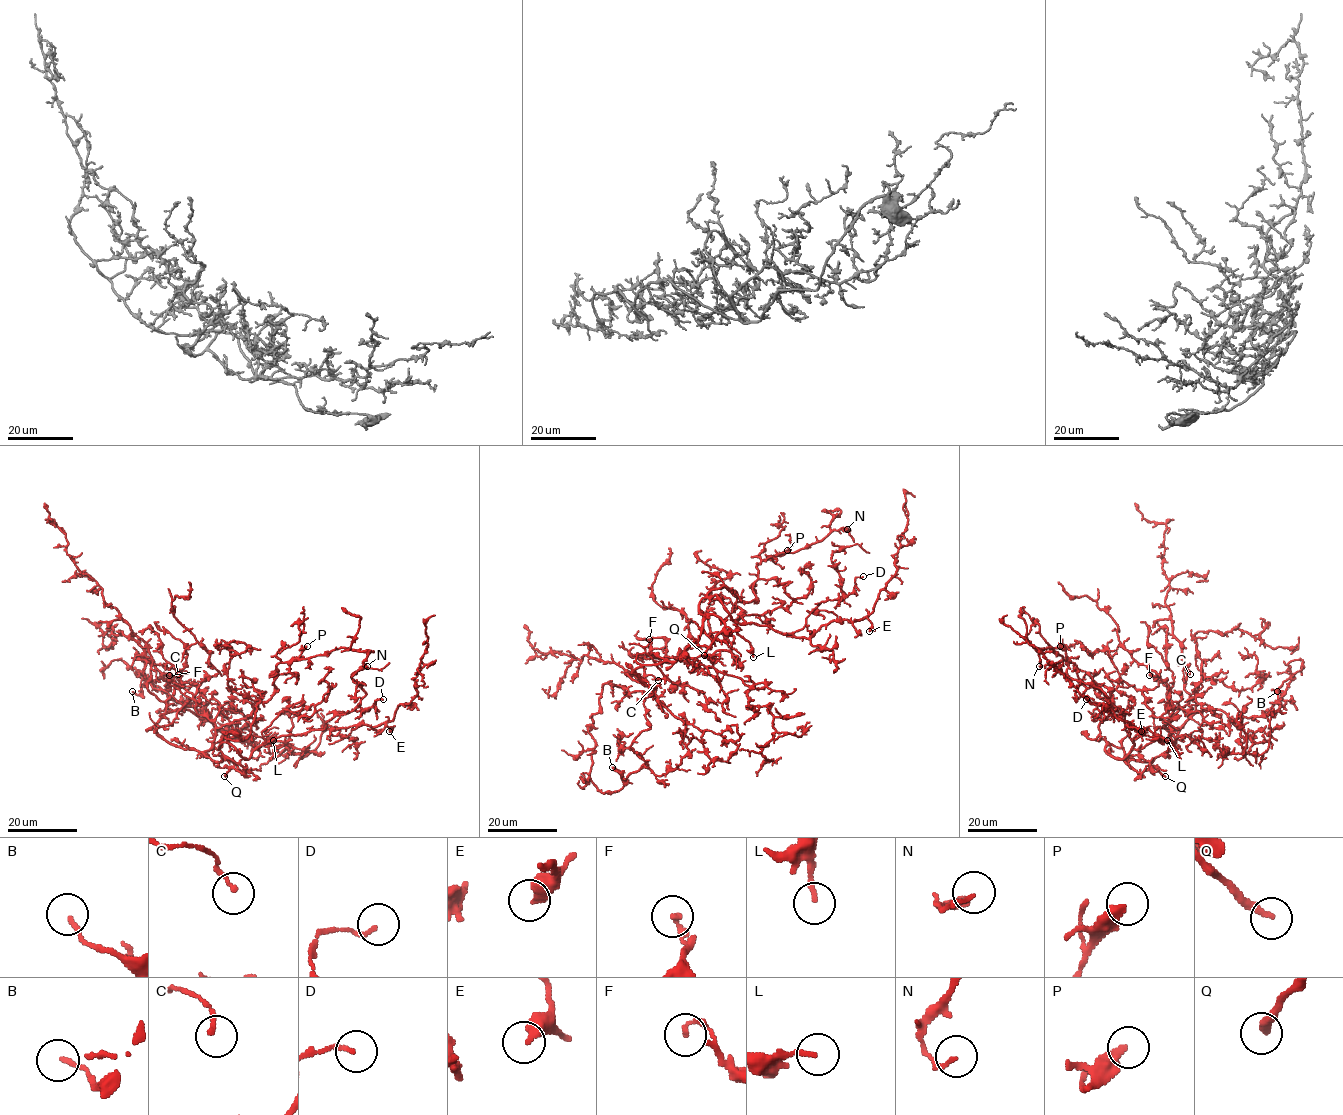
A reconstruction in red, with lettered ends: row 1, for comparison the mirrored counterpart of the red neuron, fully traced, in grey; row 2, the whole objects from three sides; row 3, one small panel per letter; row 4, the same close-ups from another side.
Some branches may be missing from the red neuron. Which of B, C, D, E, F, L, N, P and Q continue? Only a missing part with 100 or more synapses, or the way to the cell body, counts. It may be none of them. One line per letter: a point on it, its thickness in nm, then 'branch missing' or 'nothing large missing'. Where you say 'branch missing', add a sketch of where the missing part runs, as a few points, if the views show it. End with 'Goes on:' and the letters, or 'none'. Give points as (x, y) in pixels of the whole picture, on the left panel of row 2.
B: (132, 691) | 150 nm | nothing large missing
C: (178, 674) | 150 nm | nothing large missing
D: (383, 699) | 150 nm | nothing large missing
E: (389, 731) | 360 nm | nothing large missing
F: (169, 675) | 170 nm | nothing large missing
L: (273, 740) | 170 nm | branch missing | (273, 740), (284, 733), (321, 746), (329, 756), (314, 768)
N: (367, 666) | 160 nm | nothing large missing
P: (307, 646) | 360 nm | nothing large missing
Q: (224, 776) | 280 nm | branch missing | (224, 776), (220, 782), (191, 781), (163, 787), (159, 784), (162, 797)
Goes on: L, Q

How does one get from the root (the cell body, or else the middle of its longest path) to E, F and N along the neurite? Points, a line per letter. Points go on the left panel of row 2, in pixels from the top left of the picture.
E: (223, 756), (223, 742), (248, 759), (281, 736), (358, 724), (384, 723), (392, 728), (389, 731)
F: (223, 756), (216, 762), (204, 755), (212, 744), (215, 724), (197, 712), (192, 699), (169, 683), (169, 675)
N: (223, 756), (221, 743), (250, 732), (256, 705), (275, 689), (279, 663), (346, 647), (365, 652), (367, 666)

